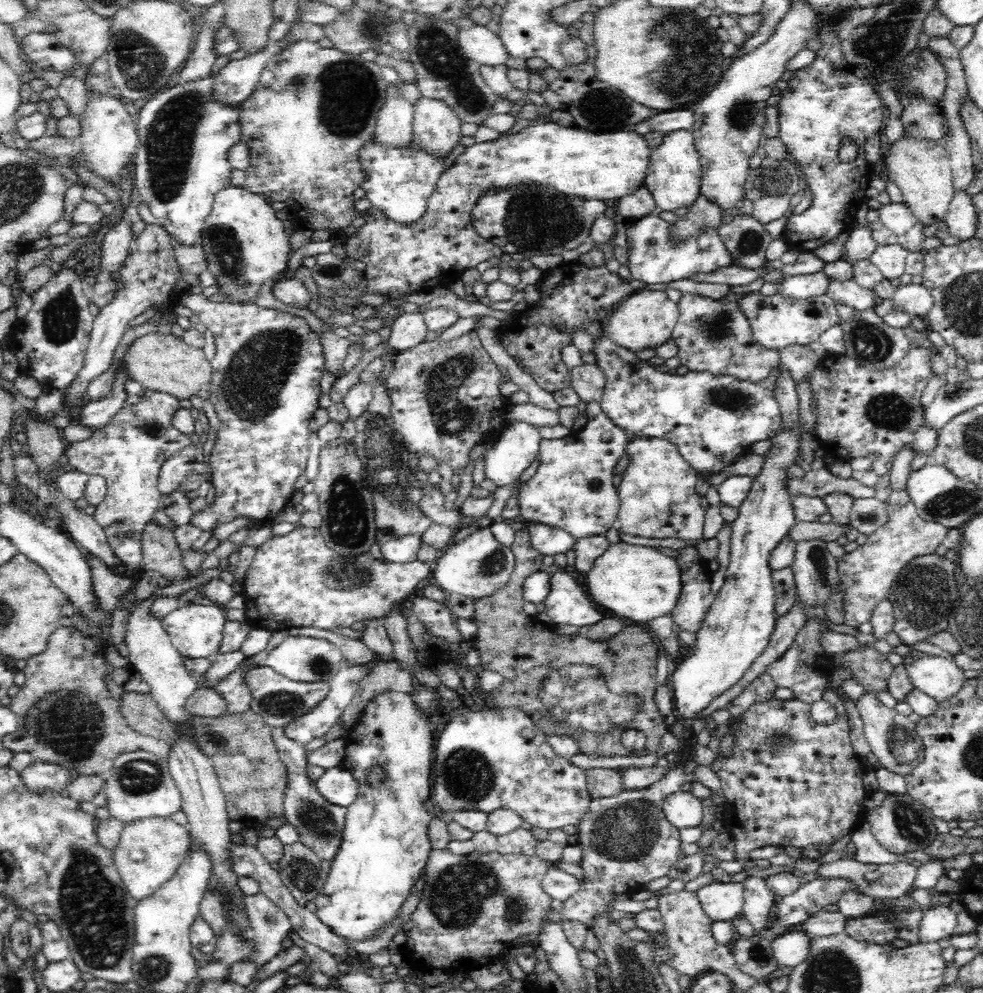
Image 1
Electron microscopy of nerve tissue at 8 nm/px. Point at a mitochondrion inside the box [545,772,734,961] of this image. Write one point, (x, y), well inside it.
(628, 831)

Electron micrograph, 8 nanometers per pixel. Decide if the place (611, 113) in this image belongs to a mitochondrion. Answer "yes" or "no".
yes

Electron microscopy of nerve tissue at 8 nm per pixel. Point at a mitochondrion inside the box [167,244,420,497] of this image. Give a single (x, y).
(251, 383)

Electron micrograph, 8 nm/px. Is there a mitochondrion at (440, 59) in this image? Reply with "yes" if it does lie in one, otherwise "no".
yes

